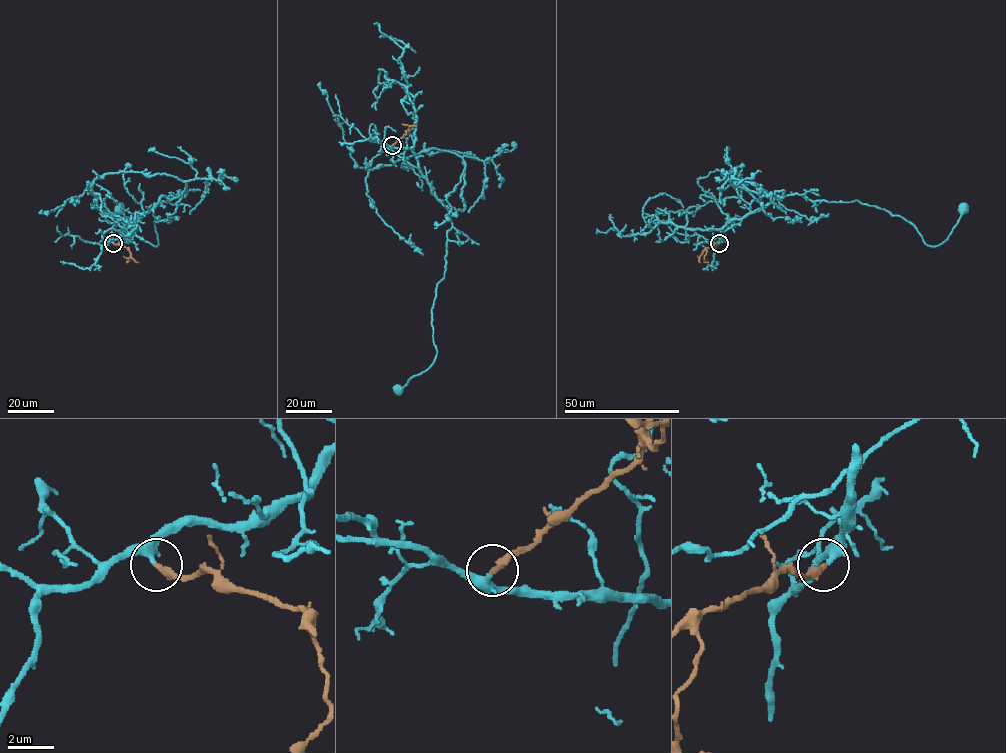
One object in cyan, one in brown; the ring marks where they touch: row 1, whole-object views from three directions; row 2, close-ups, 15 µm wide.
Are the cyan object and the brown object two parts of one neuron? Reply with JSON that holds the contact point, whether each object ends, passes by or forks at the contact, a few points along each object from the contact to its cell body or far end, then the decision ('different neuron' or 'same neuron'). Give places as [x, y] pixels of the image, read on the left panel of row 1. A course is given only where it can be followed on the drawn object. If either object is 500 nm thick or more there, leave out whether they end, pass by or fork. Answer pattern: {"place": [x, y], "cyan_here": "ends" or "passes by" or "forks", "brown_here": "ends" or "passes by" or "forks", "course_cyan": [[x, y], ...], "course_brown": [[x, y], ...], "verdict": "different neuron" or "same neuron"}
{"place": [113, 243], "cyan_here": "passes by", "brown_here": "ends", "course_cyan": [[113, 243], [124, 239], [162, 196], [173, 194], [153, 209], [157, 246], [137, 236], [119, 209]], "course_brown": [[113, 243], [128, 248], [131, 257], [138, 262]], "verdict": "same neuron"}

